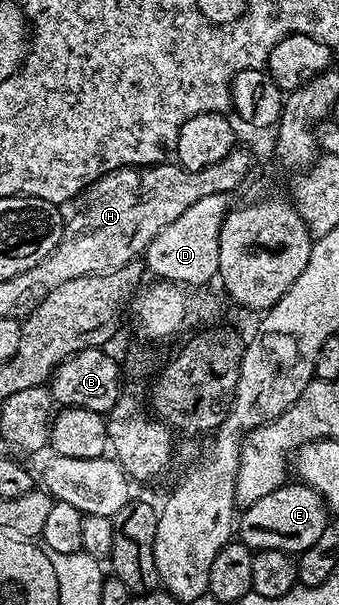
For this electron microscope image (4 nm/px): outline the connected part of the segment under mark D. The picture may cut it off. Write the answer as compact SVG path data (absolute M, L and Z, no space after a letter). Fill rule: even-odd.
M228 193L209 194L201 202L193 202L181 218L169 222L153 242L149 242L145 253L145 268L152 277L163 282L184 286L207 286L219 274L219 235L221 225L229 211Z

